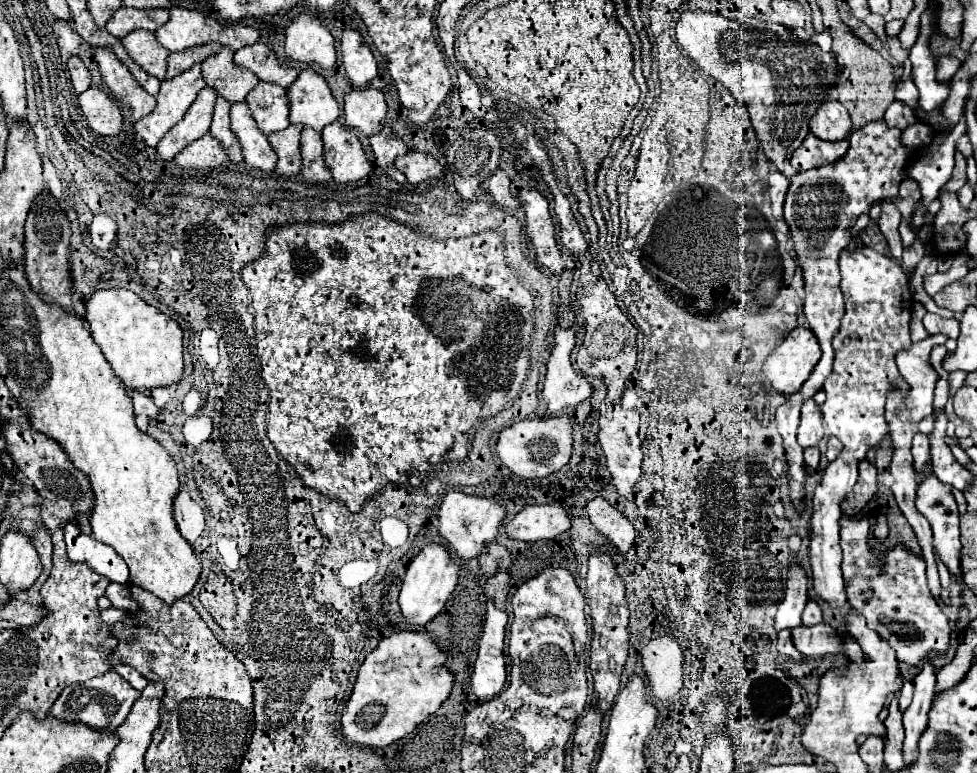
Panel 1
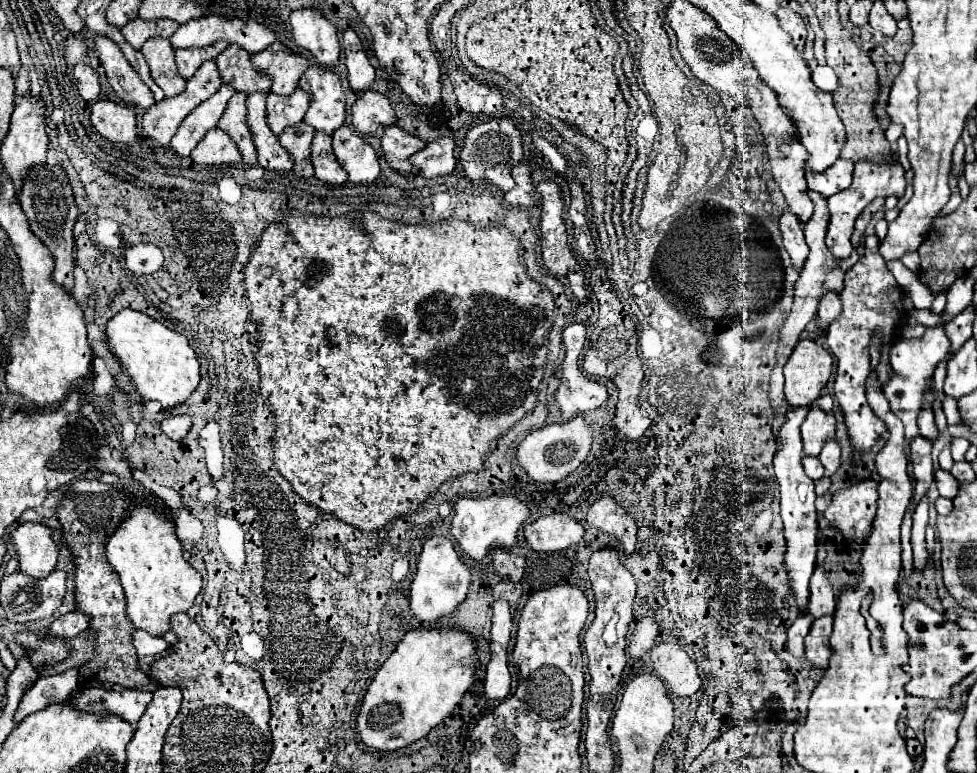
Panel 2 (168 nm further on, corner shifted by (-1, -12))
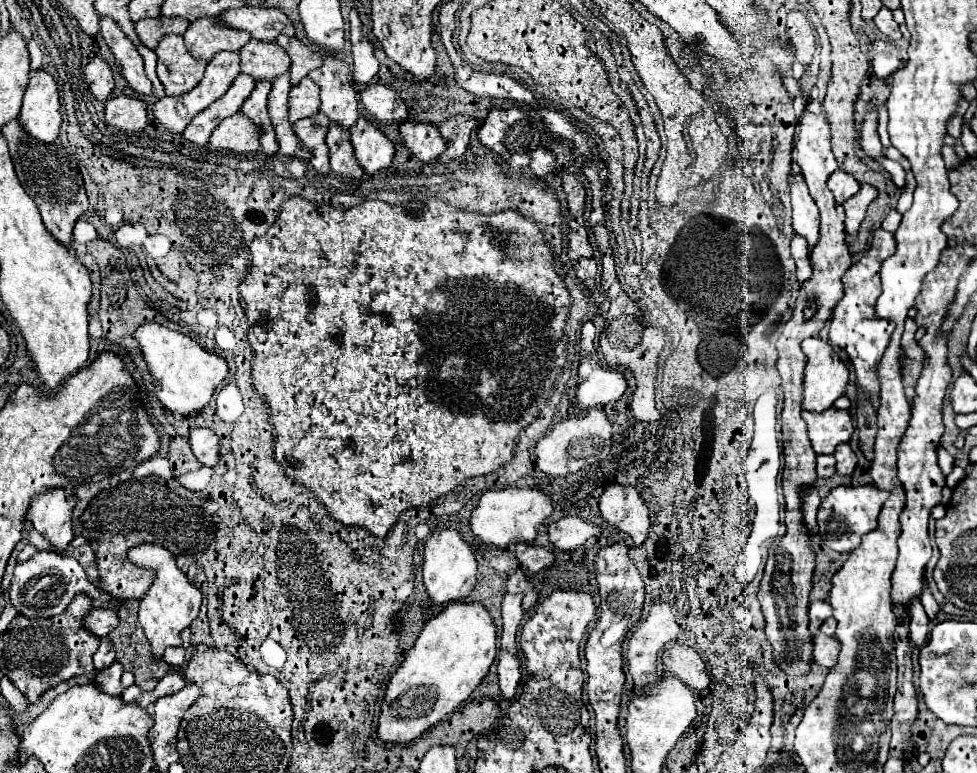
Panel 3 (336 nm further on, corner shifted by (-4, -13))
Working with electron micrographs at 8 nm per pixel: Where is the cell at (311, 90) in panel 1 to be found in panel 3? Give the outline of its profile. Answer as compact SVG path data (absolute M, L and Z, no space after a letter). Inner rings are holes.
M326 58L324 66L312 70L308 76L320 86L320 112L344 128L354 126L360 112L348 64L338 58Z

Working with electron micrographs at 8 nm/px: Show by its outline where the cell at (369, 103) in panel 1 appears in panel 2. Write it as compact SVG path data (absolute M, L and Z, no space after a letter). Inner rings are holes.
M365 91L351 107L351 125L361 135L381 137L395 121L397 117L387 97L375 91Z

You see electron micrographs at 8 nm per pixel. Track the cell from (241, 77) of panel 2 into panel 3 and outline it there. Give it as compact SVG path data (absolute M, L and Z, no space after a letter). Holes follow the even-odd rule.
M252 38L246 46L242 46L240 58L242 58L242 64L240 64L242 72L256 80L274 80L276 76L284 74L290 68L290 58L286 58L286 50L280 50L276 42L258 42Z

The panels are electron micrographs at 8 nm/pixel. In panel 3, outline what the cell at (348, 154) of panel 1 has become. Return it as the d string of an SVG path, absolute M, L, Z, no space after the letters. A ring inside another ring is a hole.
M366 116L358 118L358 124L350 128L350 134L356 160L368 174L390 166L394 156L394 142Z

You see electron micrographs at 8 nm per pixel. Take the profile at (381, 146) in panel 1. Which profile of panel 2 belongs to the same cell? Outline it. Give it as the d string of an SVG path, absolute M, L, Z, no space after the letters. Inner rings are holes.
M395 125L387 127L385 135L381 137L381 149L383 149L387 165L403 177L411 177L415 173L413 165L409 163L409 157L413 153L421 151L423 147L425 147L425 143L421 139L407 135L405 131L401 131Z

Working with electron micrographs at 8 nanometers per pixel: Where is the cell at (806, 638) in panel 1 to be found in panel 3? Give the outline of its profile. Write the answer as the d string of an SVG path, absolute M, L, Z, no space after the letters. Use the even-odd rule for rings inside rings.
M822 632L814 636L814 662L818 662L820 666L832 668L838 658L838 650L840 650L840 644L836 638L826 636Z

